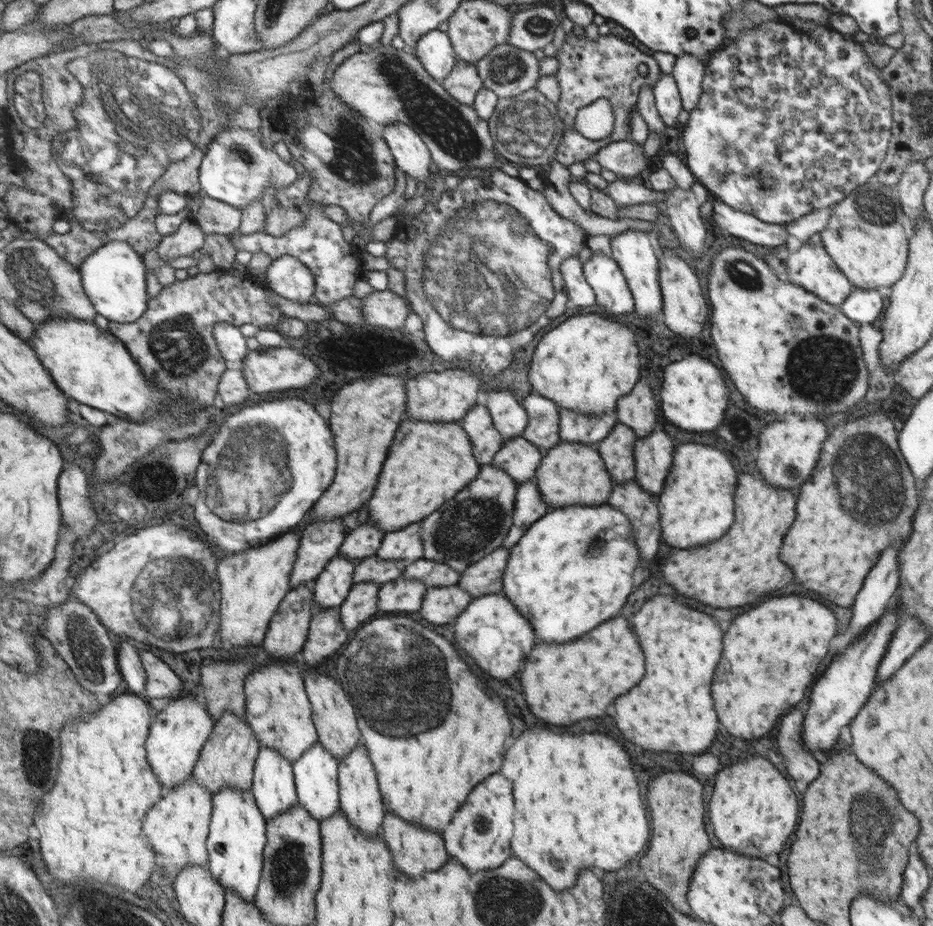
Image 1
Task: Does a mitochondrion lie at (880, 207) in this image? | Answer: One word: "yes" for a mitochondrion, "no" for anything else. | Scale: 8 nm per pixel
yes

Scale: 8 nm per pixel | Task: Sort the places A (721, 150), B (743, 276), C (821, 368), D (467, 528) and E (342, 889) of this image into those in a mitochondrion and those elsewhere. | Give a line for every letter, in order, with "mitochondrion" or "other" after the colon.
A: mitochondrion
B: mitochondrion
C: mitochondrion
D: mitochondrion
E: other

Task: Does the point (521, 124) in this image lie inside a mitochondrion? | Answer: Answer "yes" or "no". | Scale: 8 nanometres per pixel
yes

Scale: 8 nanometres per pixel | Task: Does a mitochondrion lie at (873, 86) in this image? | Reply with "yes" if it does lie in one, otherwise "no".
no

